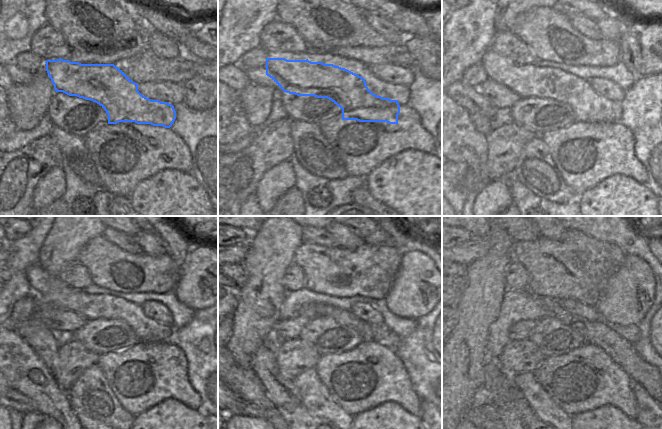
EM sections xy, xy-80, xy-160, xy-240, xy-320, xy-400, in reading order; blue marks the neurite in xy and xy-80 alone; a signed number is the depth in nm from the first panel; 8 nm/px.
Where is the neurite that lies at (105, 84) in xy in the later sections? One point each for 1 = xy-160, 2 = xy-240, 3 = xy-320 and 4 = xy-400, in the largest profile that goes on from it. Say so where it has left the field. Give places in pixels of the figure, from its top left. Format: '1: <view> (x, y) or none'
1: xy-160 (526, 80)
2: xy-240 (48, 289)
3: xy-320 (310, 311)
4: xy-400 (462, 269)

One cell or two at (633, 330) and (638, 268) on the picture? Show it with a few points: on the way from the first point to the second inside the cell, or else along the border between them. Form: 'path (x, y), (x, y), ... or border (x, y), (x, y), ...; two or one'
border (609, 324), (635, 324), (637, 326); two

